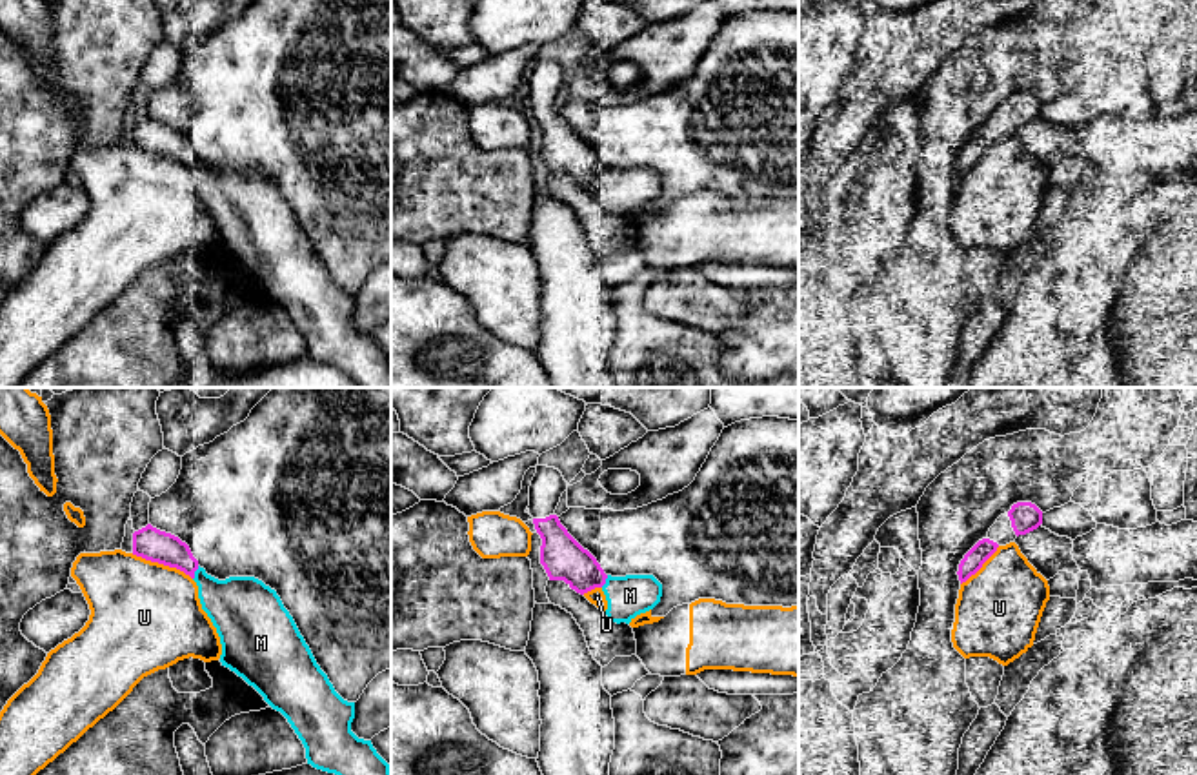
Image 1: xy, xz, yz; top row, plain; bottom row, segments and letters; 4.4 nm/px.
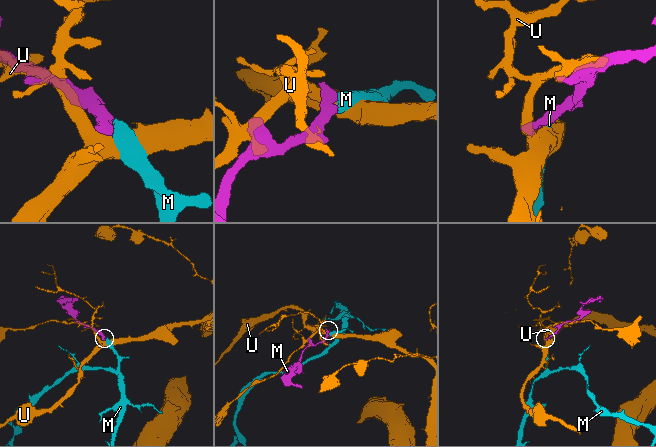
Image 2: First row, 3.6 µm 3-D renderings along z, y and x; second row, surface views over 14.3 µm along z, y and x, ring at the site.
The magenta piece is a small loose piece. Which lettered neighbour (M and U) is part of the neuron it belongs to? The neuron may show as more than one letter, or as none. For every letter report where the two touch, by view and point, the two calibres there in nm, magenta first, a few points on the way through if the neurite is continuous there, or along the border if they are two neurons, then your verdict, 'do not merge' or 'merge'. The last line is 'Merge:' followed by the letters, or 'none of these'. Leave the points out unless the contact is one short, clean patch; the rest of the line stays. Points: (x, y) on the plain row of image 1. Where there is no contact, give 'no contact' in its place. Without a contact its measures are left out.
M: meets magenta in xy at (193, 166); 140 nm thick on the magenta side, 280 nm on the other; merge
U: meets magenta in xy at (162, 155); 140 nm thick on the magenta side, 480 nm on the other; do not merge
Merge: M

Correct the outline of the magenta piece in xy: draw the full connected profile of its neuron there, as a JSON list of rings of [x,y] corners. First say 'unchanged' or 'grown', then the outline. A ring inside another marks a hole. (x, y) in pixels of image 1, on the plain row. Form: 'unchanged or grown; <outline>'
grown; [[[151,116],[133,126],[133,147],[176,160],[196,175],[202,202],[220,229],[222,258],[242,269],[287,311],[306,340],[307,357],[338,367],[358,388],[391,388],[389,357],[377,346],[371,333],[358,331],[351,324],[355,295],[344,293],[335,284],[275,182],[255,169],[218,173],[207,167],[186,135]]]

